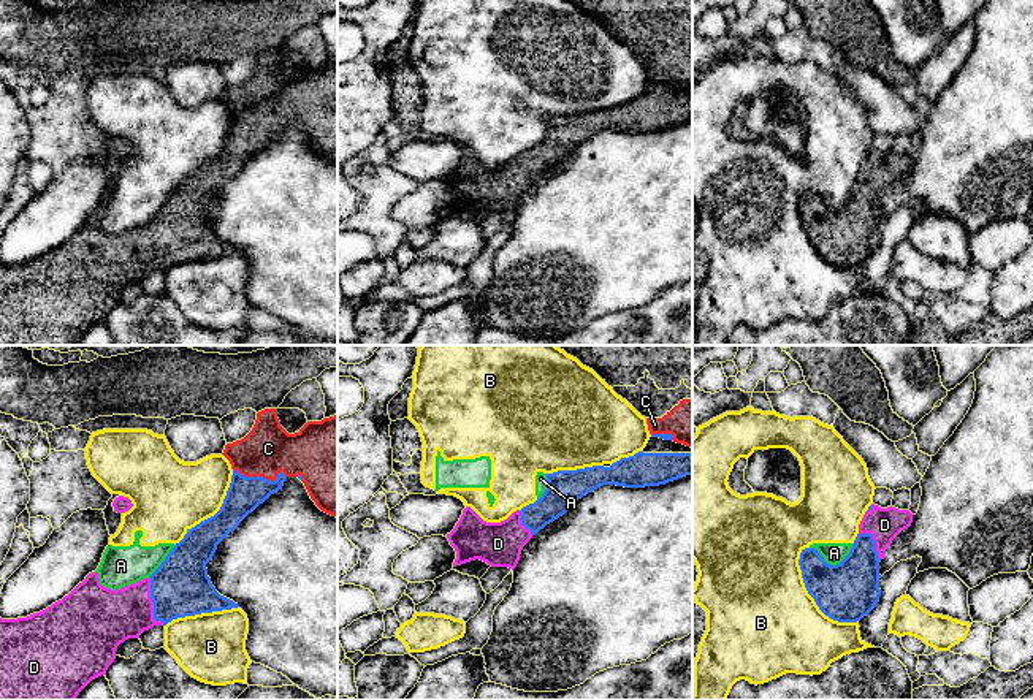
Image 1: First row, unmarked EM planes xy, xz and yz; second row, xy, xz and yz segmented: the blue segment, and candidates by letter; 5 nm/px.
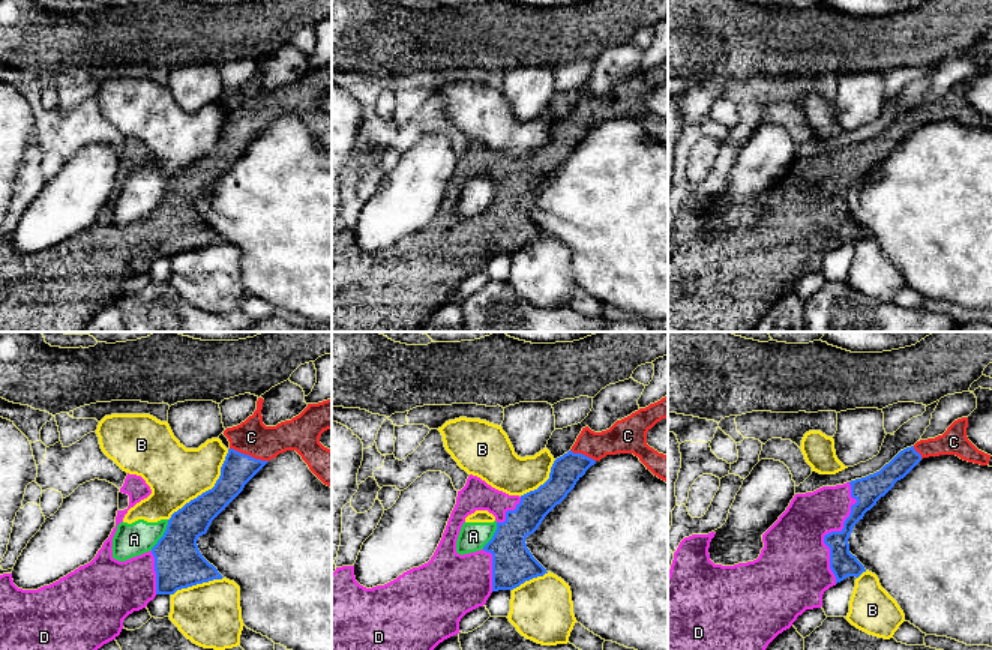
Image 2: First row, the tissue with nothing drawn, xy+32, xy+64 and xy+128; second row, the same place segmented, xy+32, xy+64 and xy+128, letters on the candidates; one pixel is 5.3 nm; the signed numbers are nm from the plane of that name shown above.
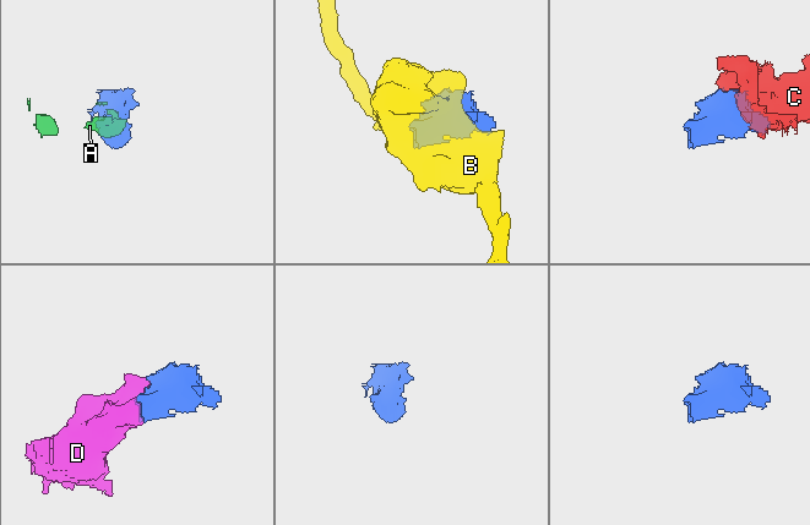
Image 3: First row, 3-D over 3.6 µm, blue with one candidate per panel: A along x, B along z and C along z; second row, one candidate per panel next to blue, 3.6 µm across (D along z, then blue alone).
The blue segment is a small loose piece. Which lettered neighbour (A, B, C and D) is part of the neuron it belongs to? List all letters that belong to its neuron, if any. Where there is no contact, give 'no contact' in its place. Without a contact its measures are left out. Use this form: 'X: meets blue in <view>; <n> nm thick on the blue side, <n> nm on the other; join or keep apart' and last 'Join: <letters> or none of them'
A: meets blue in yz; 300 nm thick on the blue side, 110 nm on the other; keep apart
B: meets blue in yz; 300 nm thick on the blue side, 480 nm on the other; keep apart
C: meets blue in xy; 180 nm thick on the blue side, 260 nm on the other; join
D: meets blue in xy; 300 nm thick on the blue side, 300 nm on the other; join
Join: C, D

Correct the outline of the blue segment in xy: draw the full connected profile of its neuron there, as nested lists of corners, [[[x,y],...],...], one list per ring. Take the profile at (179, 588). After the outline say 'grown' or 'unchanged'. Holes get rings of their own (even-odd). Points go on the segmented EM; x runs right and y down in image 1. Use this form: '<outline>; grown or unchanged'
[[[265,409],[257,413],[252,431],[244,439],[227,443],[222,455],[230,461],[233,475],[220,510],[192,527],[149,578],[111,591],[101,586],[98,573],[92,572],[68,595],[46,610],[27,618],[0,618],[0,700],[74,700],[92,679],[106,673],[116,659],[117,646],[125,640],[139,638],[144,630],[166,626],[177,618],[238,608],[238,603],[215,591],[206,564],[212,559],[217,545],[271,494],[282,489],[288,477],[298,477],[315,505],[337,518],[337,415],[307,421],[298,432],[288,434],[280,426],[277,409]]]; grown

